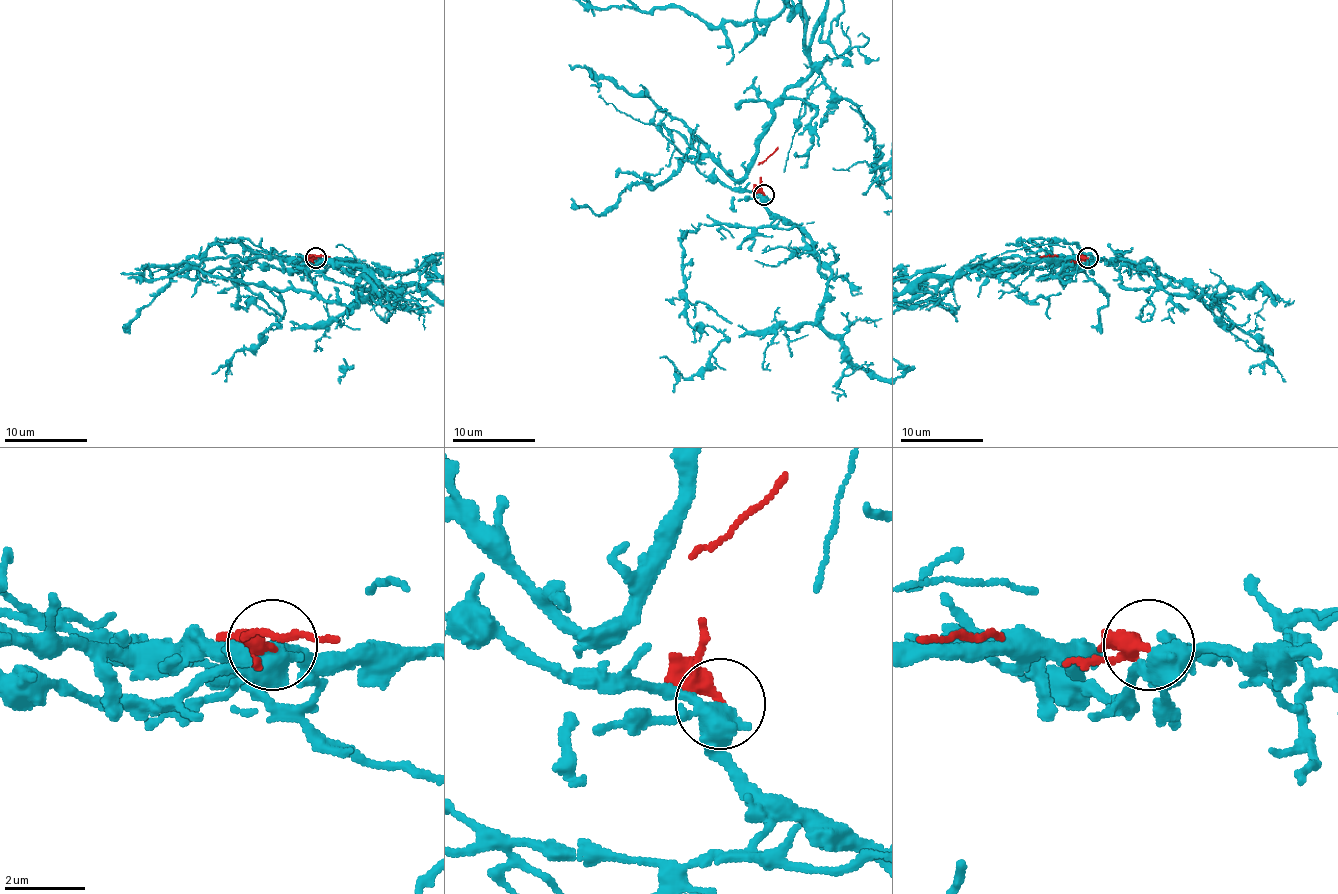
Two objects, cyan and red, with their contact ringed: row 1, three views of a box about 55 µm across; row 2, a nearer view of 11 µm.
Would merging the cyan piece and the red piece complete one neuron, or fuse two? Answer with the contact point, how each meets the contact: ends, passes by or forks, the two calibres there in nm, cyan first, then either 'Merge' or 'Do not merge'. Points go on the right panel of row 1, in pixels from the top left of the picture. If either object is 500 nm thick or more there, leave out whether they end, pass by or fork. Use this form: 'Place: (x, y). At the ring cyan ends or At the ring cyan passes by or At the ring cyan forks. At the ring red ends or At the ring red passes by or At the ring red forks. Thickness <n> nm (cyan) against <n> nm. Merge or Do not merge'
Place: (1088, 257). At the ring cyan forks. At the ring red passes by. Thickness 360 nm (cyan) against 280 nm. Do not merge

